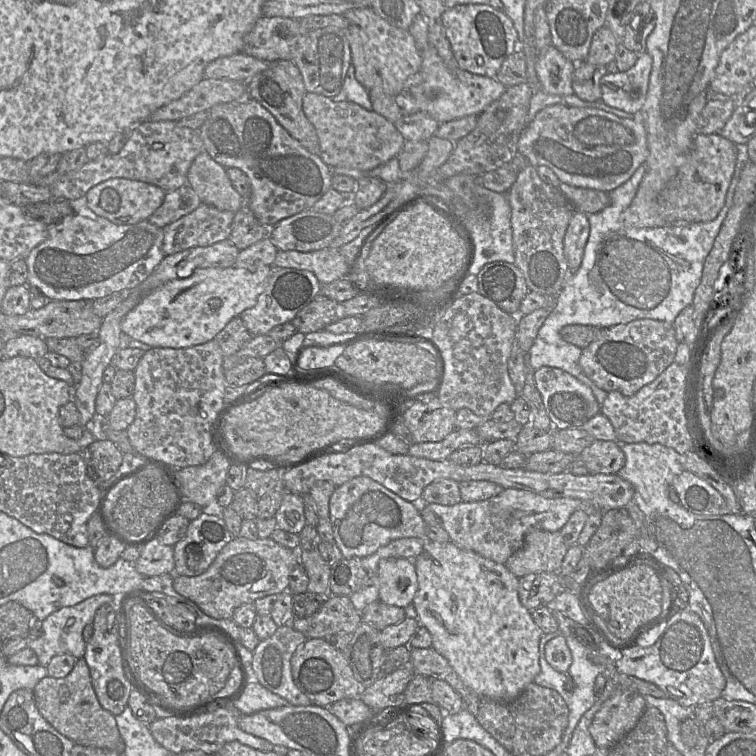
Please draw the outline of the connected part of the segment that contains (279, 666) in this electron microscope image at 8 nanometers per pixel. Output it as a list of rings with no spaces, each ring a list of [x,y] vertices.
[[[292,626],[278,627],[272,636],[265,640],[260,640],[254,649],[251,663],[251,679],[256,680],[272,693],[284,698],[290,705],[311,705],[311,700],[294,683],[290,663],[297,647],[306,640],[307,638],[302,633],[294,630]]]

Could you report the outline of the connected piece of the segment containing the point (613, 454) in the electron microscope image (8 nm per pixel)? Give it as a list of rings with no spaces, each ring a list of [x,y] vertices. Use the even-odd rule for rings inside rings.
[[[595,440],[583,449],[579,458],[584,461],[590,474],[615,474],[626,462],[622,449],[611,440]]]

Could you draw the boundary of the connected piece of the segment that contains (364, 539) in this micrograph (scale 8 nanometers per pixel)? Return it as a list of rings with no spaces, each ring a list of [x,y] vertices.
[[[359,476],[335,488],[329,501],[334,541],[345,558],[364,558],[400,538],[426,539],[419,503],[410,503],[380,483]]]

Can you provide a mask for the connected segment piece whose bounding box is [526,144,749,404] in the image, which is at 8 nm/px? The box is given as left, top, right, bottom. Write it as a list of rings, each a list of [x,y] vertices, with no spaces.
[[[747,144],[736,145],[737,160],[734,174],[729,185],[725,203],[717,217],[708,222],[695,222],[689,224],[669,224],[663,227],[635,228],[626,226],[622,221],[622,213],[628,208],[636,196],[639,185],[644,177],[645,164],[640,165],[633,175],[623,184],[609,192],[610,202],[600,212],[587,214],[590,231],[580,267],[570,273],[558,295],[556,303],[547,316],[537,336],[527,353],[527,365],[533,370],[548,366],[559,368],[574,376],[581,383],[588,386],[600,404],[608,395],[608,391],[599,388],[589,379],[579,366],[582,349],[566,342],[560,335],[560,330],[571,324],[591,325],[598,328],[607,328],[617,324],[625,324],[638,319],[654,319],[668,323],[675,318],[686,306],[692,304],[694,292],[698,287],[704,266],[705,258],[712,249],[721,225],[730,209],[740,174],[749,161]]]

